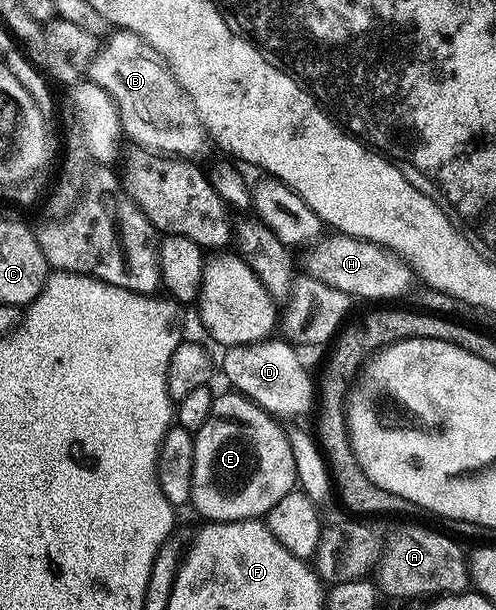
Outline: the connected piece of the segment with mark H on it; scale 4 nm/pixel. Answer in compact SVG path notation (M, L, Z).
M344 234L322 235L312 246L306 247L304 275L313 280L343 290L350 298L357 296L361 300L373 302L393 302L409 288L415 277L409 266L389 249L373 244L369 240L360 240Z

